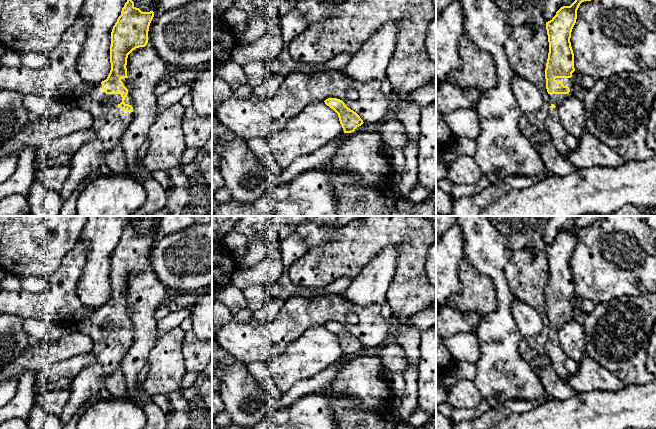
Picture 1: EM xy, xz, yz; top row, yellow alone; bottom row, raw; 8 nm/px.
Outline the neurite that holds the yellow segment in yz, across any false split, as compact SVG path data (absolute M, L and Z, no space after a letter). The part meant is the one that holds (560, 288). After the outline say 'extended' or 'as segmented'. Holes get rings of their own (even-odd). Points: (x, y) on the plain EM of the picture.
M578 216L570 230L563 230L546 246L549 277L545 293L546 313L551 330L547 341L547 353L551 366L560 379L567 382L569 373L565 368L565 356L558 332L573 318L574 277L571 271L571 256L576 247L577 234L584 225L591 225L604 216Z; extended

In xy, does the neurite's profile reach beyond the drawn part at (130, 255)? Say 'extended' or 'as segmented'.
extended

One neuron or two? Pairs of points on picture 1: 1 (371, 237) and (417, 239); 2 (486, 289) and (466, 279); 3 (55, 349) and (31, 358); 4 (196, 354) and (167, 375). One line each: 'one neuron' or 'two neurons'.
1: one neuron
2: one neuron
3: one neuron
4: two neurons

